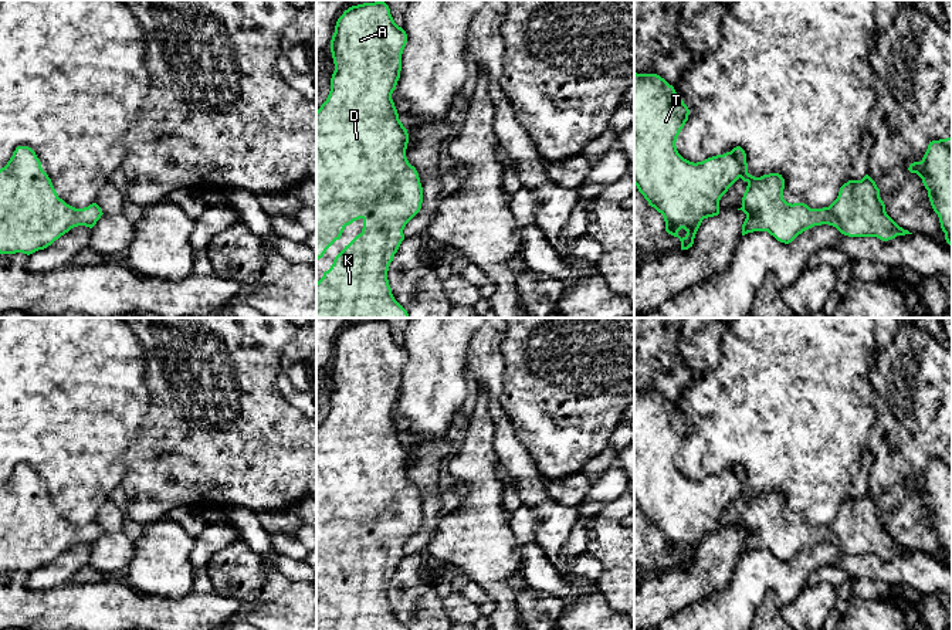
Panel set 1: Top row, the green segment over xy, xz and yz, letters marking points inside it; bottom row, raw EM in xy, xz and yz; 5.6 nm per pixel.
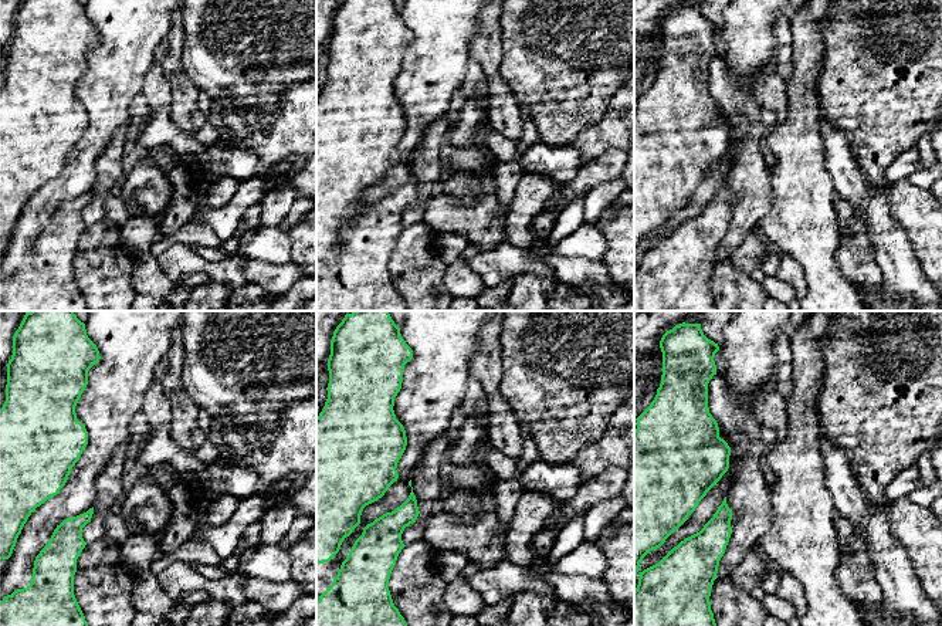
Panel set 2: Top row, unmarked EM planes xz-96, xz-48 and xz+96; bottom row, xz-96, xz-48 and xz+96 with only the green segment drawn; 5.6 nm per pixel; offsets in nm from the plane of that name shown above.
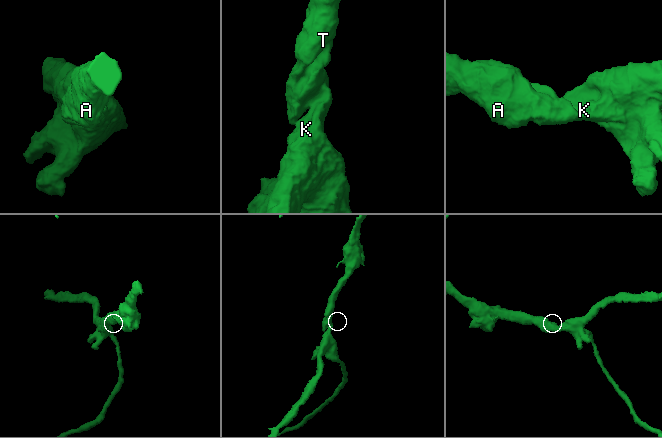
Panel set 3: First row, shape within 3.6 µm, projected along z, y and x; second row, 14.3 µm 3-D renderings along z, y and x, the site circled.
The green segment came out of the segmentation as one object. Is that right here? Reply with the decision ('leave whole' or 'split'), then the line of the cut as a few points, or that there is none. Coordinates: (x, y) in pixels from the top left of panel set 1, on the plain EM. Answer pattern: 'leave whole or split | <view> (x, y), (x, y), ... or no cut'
leave whole | no cut

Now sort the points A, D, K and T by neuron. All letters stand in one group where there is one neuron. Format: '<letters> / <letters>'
A D K T

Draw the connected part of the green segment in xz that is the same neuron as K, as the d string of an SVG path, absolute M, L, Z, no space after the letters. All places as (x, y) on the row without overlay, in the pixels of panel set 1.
M384 319L352 324L335 343L331 409L316 429L316 578L346 543L362 536L363 546L316 600L316 630L407 630L394 617L387 597L389 583L404 558L403 548L423 521L419 491L406 475L409 451L392 417L406 360L406 349L394 341Z

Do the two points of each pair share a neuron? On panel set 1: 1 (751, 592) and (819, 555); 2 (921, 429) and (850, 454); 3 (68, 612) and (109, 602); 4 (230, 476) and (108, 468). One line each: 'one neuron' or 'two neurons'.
1: one neuron
2: two neurons
3: one neuron
4: two neurons

